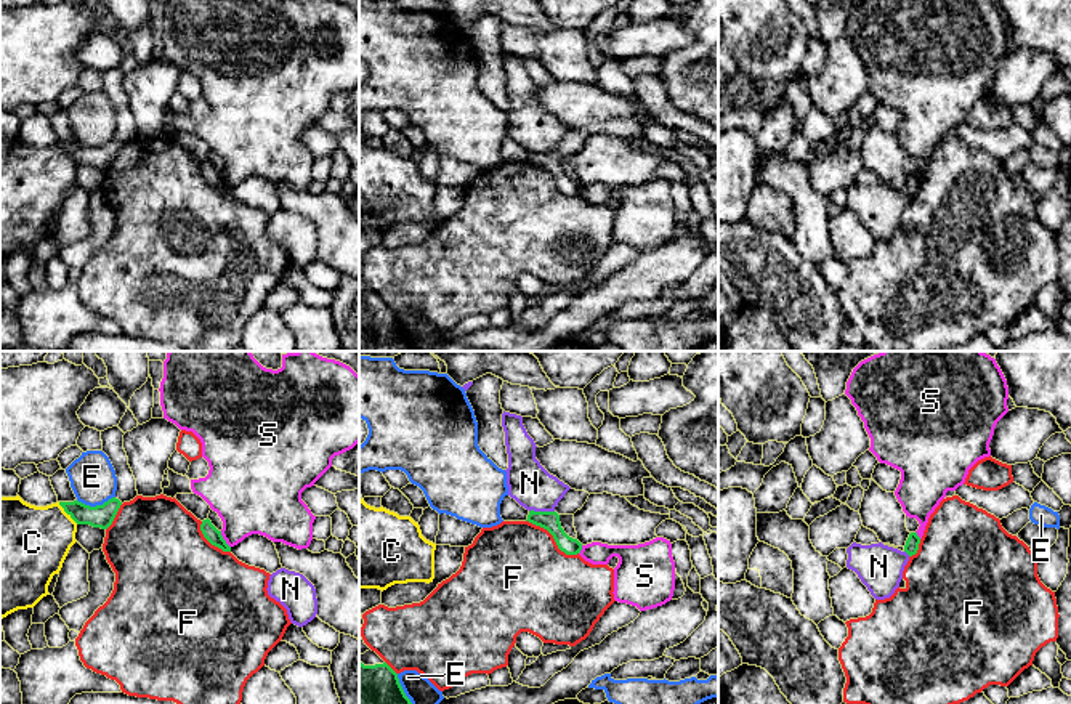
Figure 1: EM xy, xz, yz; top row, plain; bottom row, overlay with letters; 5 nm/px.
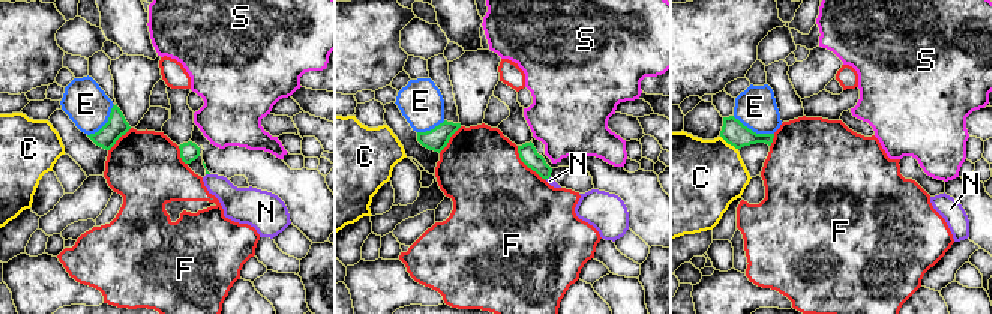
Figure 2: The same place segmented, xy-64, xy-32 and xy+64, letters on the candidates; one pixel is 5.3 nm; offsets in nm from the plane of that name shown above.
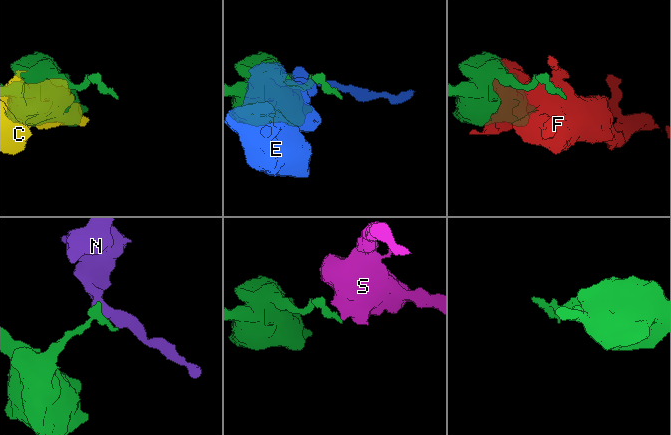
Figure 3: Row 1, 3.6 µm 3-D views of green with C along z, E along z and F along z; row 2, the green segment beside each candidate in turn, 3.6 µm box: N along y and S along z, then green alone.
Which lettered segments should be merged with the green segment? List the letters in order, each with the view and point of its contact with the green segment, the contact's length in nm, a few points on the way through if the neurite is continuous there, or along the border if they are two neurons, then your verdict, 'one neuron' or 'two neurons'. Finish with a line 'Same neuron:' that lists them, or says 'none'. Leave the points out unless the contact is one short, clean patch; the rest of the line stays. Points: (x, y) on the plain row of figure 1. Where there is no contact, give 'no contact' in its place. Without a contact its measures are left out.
C: xy (68, 154) | 150 nm | two neurons
E: xy (96, 146) | 190 nm | two neurons
F: xz (553, 178) | 320 nm | two neurons
N: xz (541, 153) | 130 nm | two neurons
S: xy (223, 180) | 100 nm | along xy (220, 172), (230, 188) | two neurons
Same neuron: none

